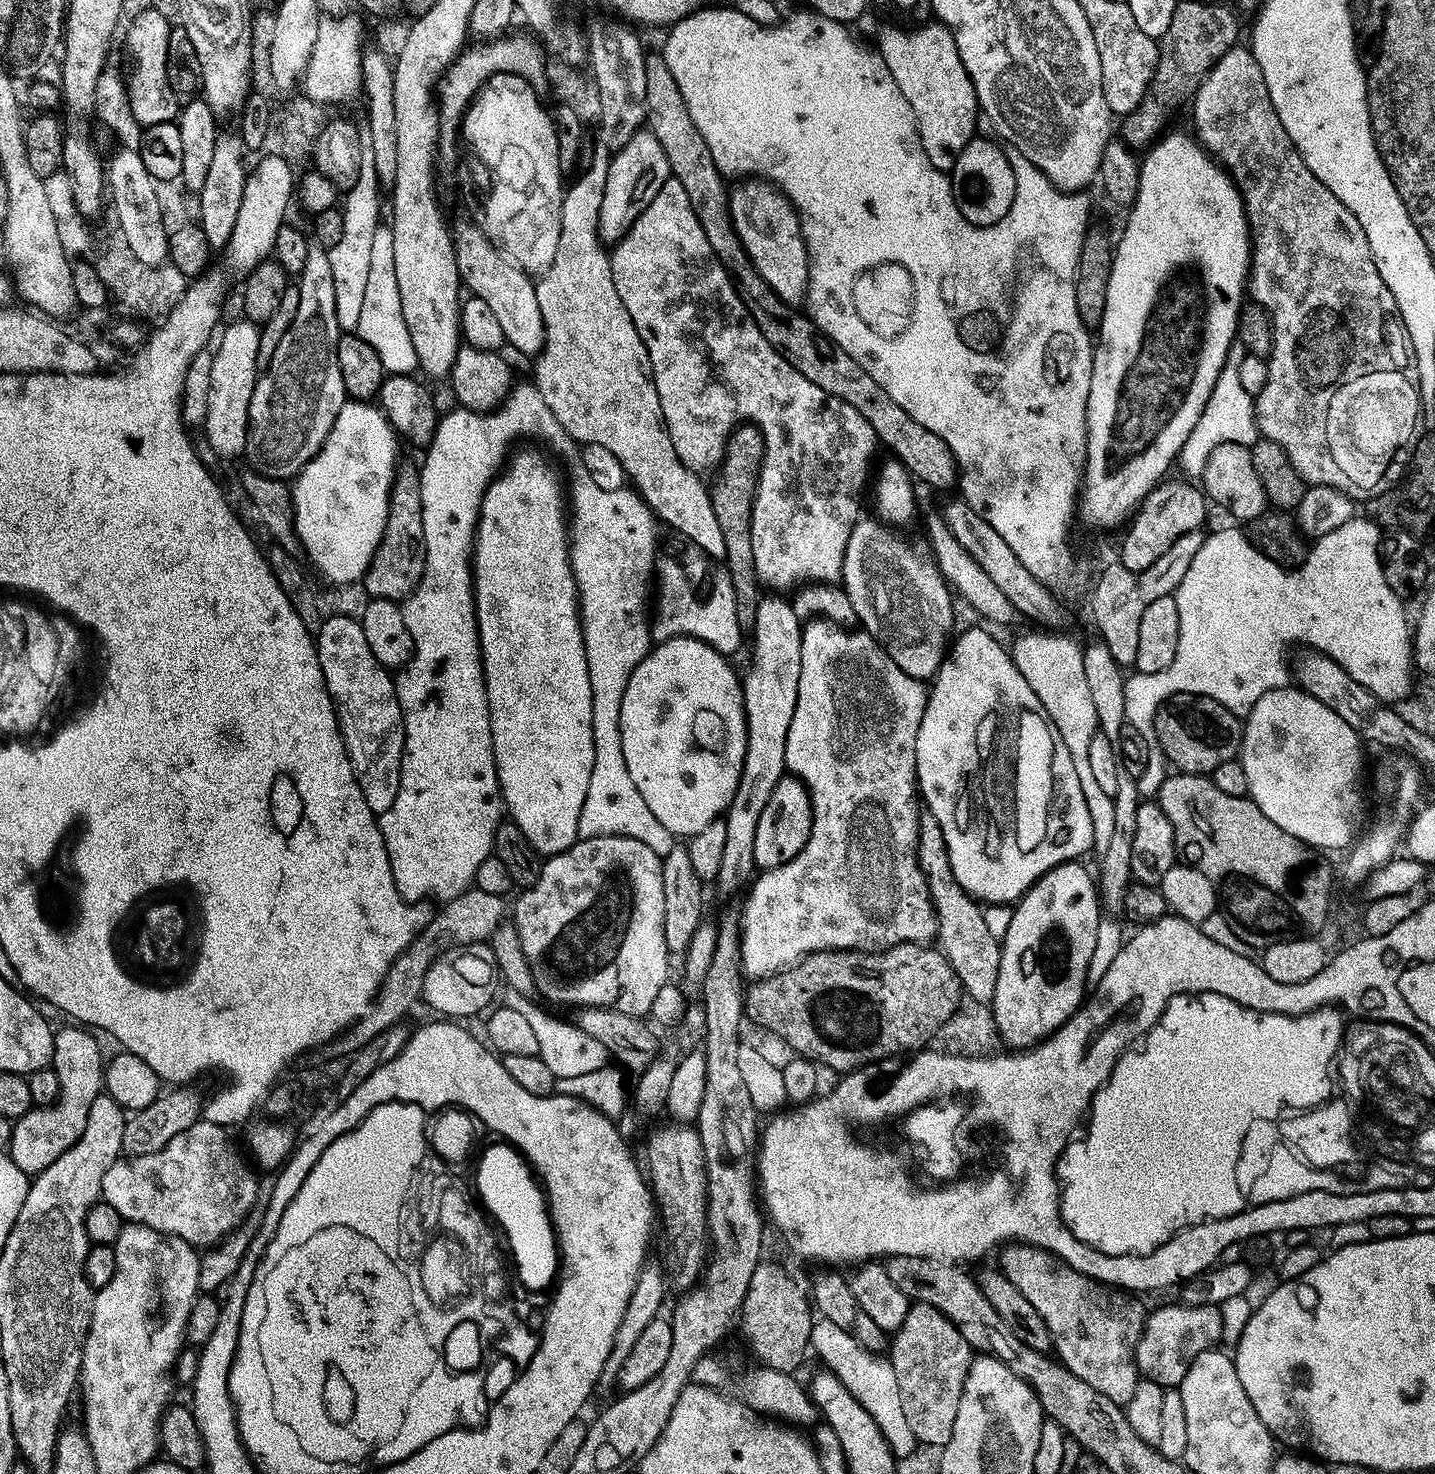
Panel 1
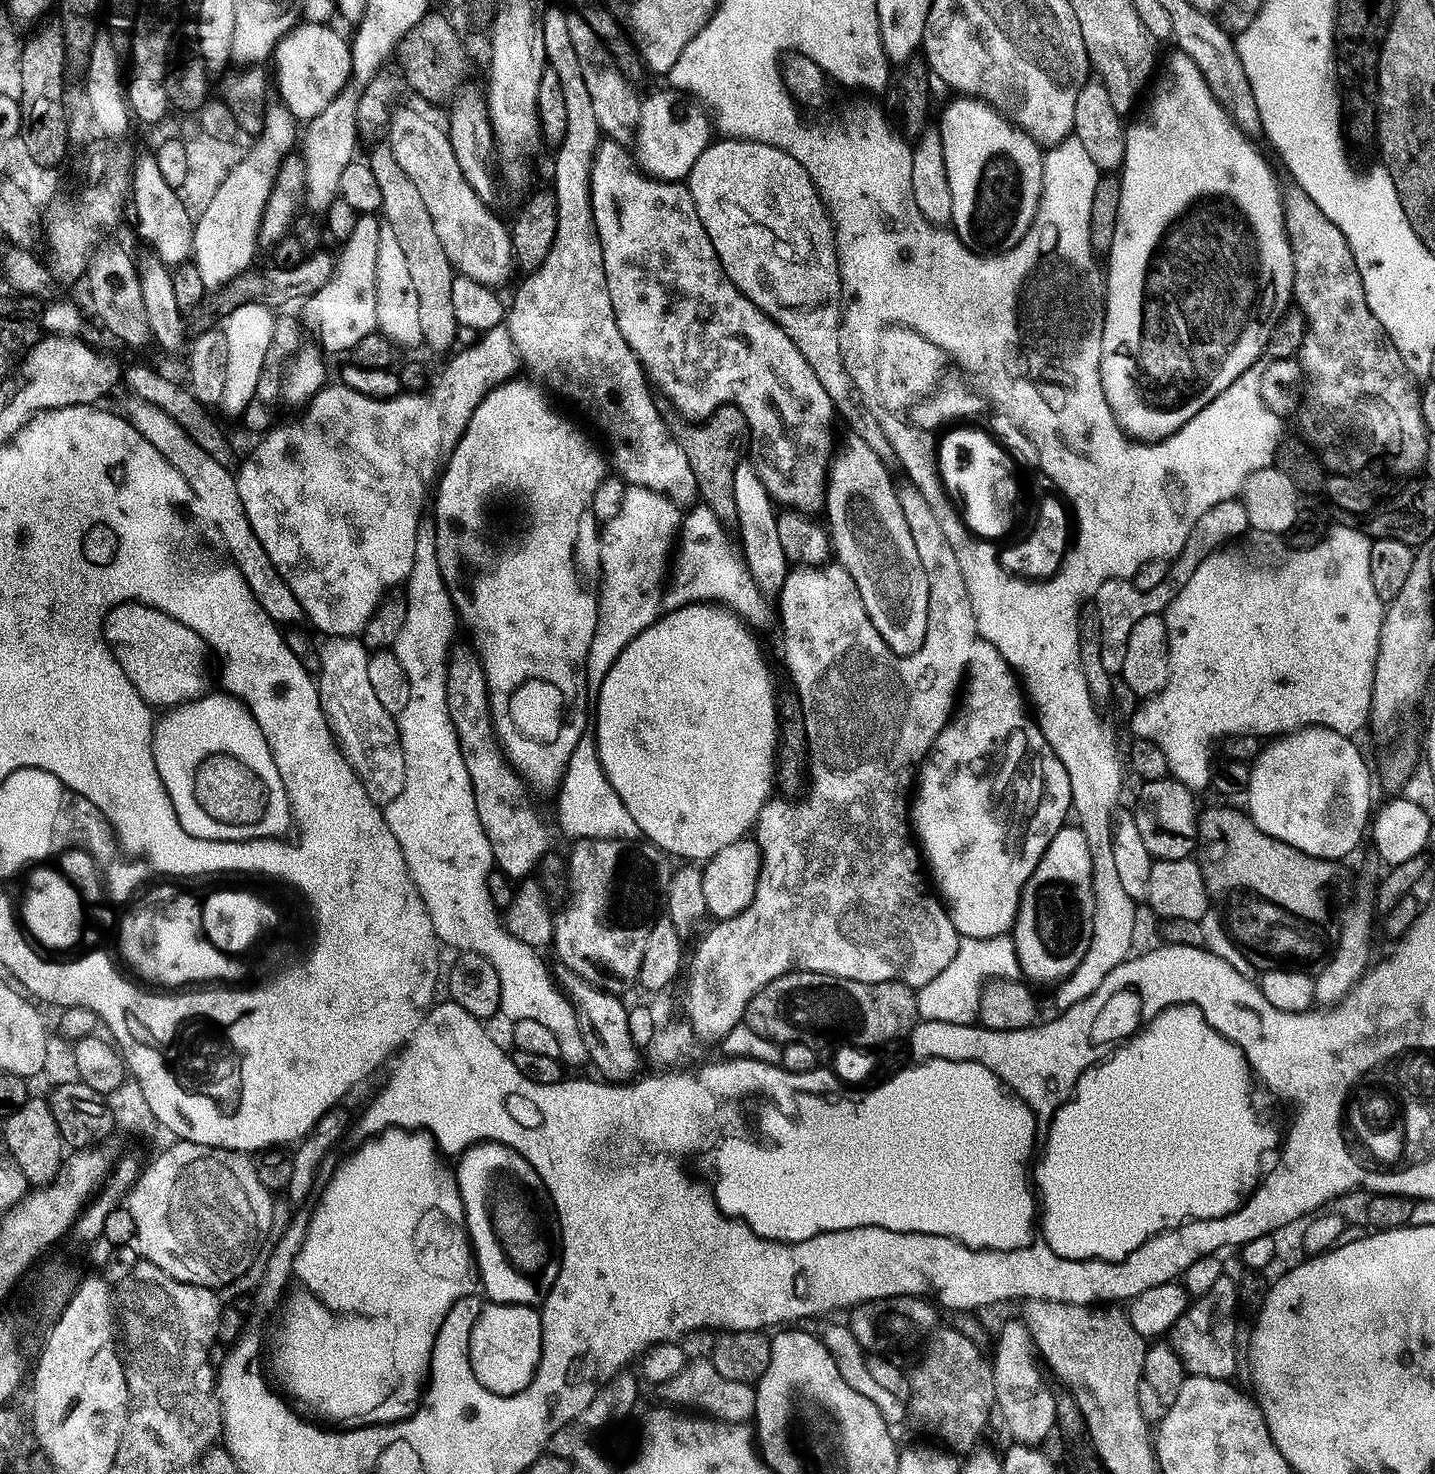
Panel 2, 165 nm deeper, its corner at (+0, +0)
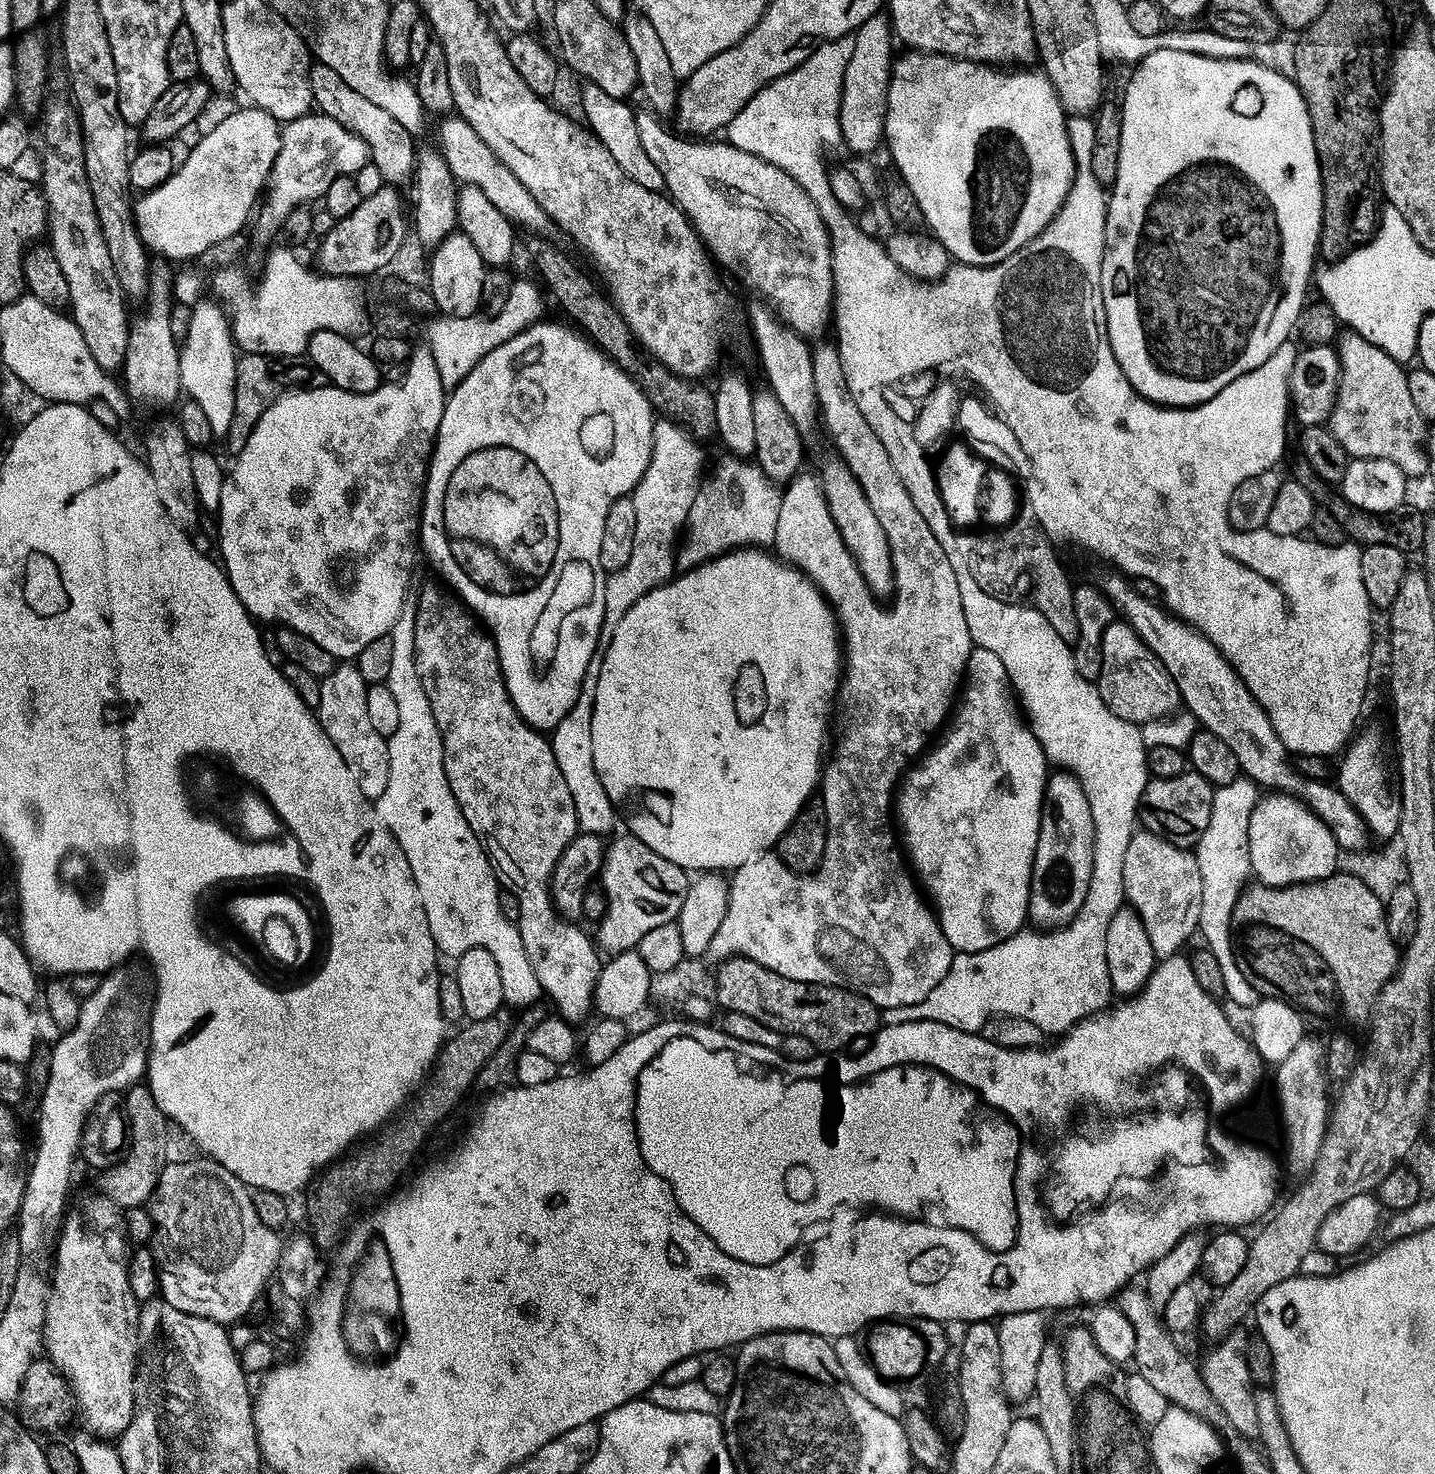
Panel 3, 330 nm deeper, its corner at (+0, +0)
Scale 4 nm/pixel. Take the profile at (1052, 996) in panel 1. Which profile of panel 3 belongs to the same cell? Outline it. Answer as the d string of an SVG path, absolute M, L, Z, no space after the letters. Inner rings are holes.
M1053 771L1049 775L1048 785L1044 787L1038 846L1028 891L1028 914L1037 929L1062 928L1078 914L1090 886L1095 833L1090 802L1078 778L1071 772Z

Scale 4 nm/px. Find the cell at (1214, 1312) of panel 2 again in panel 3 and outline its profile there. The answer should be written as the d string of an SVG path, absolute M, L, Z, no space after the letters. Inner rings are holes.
M1233 1330L1215 1345L1213 1352L1204 1356L1204 1364L1199 1365L1200 1376L1206 1382L1206 1390L1218 1402L1221 1417L1237 1432L1237 1437L1252 1442L1259 1437L1260 1427L1258 1426L1258 1413L1254 1407L1256 1392L1250 1376L1250 1369L1247 1366L1246 1346L1249 1333L1247 1331Z

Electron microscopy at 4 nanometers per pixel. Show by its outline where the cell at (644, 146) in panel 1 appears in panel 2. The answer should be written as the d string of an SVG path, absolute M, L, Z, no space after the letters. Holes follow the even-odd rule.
M679 90L667 91L652 92L641 99L634 137L634 159L637 169L644 175L654 180L680 182L698 160L698 154L708 148L713 139L714 124L699 100Z

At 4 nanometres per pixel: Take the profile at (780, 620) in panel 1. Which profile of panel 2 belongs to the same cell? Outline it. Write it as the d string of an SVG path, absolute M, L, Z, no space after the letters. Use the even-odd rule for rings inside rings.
M742 462L734 470L734 502L736 503L734 528L737 528L735 531L738 533L738 547L744 554L746 566L765 596L779 597L780 588L790 571L790 563L786 554L782 552L781 541L778 538L777 505L762 486L755 463Z

